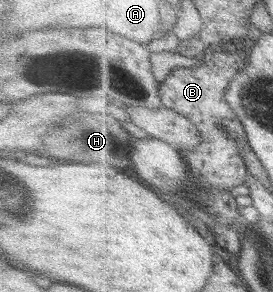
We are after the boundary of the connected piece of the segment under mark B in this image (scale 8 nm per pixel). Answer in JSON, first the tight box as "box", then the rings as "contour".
{"box":[161,51,250,191],"contour":[[[208,51],[200,55],[204,64],[198,68],[178,69],[168,80],[161,83],[162,102],[164,107],[175,110],[193,120],[201,130],[201,145],[194,154],[185,155],[191,162],[194,182],[200,183],[209,191],[230,191],[250,180],[250,168],[246,162],[241,146],[249,144],[249,136],[238,113],[228,102],[225,94],[240,71],[249,64],[244,54],[238,51]]]}

